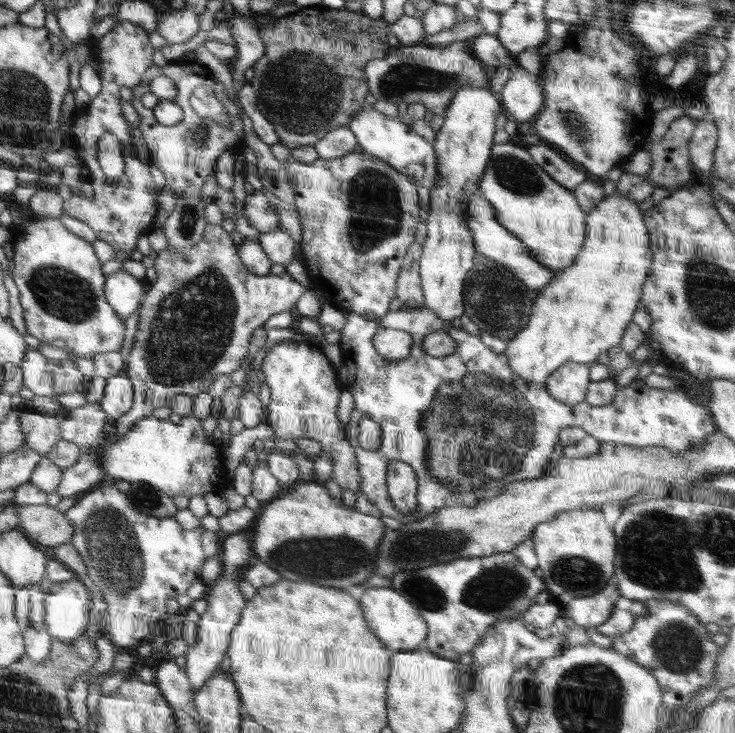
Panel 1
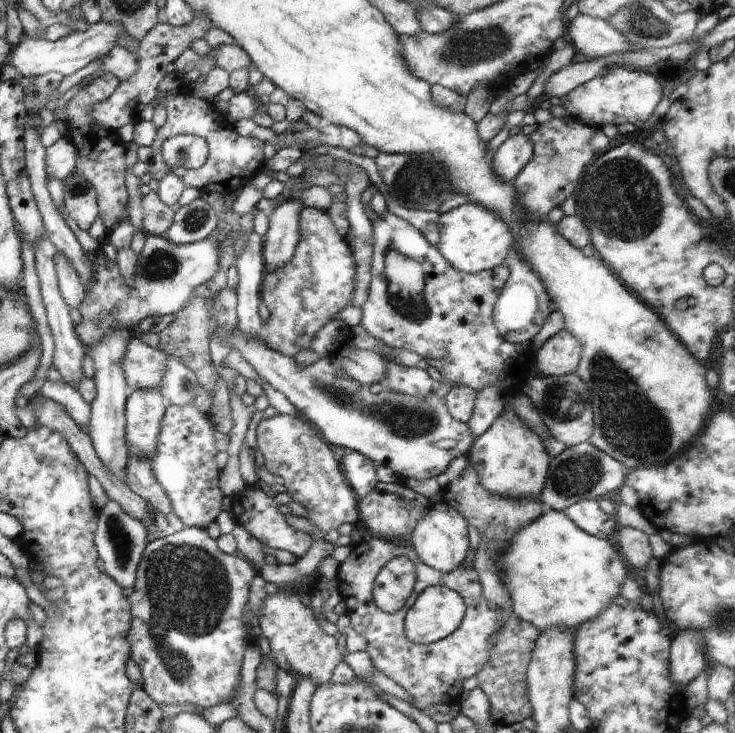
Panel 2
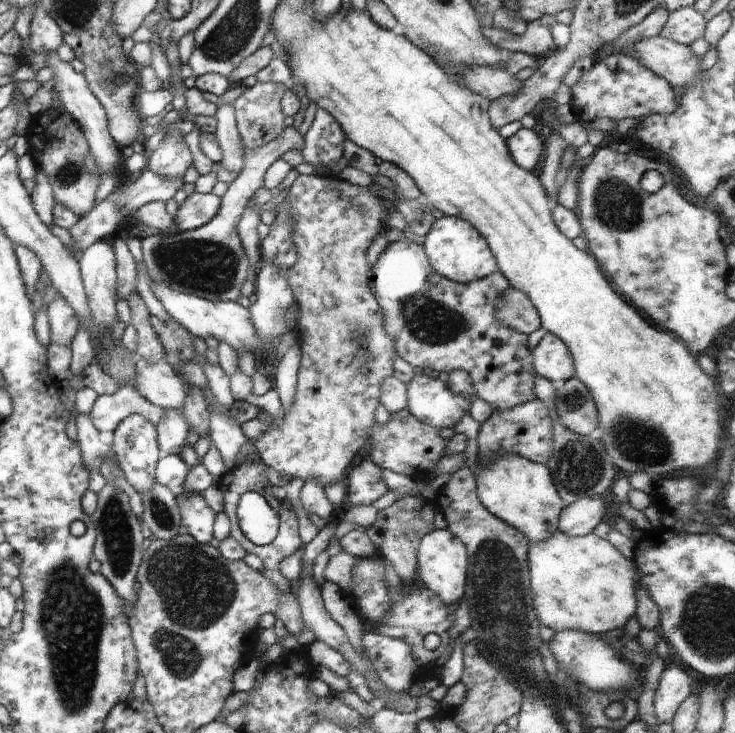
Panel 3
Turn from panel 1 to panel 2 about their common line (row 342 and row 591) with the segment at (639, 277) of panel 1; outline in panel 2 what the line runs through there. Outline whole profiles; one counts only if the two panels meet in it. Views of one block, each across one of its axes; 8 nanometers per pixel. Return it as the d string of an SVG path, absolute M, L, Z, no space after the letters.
M547 508L546 511L542 513L538 519L533 520L532 523L525 524L524 527L520 527L517 531L513 532L511 539L508 539L505 542L505 546L502 547L501 551L497 554L497 562L501 567L501 580L503 581L503 586L508 590L508 594L512 599L514 616L534 625L540 632L545 631L547 628L554 627L574 631L587 620L596 618L602 612L603 608L608 607L609 604L613 602L615 596L620 595L620 585L627 575L624 558L617 550L614 550L612 545L610 545L606 539L599 539L584 532L581 528L578 528L578 526L576 526L563 511L557 511L550 508Z

